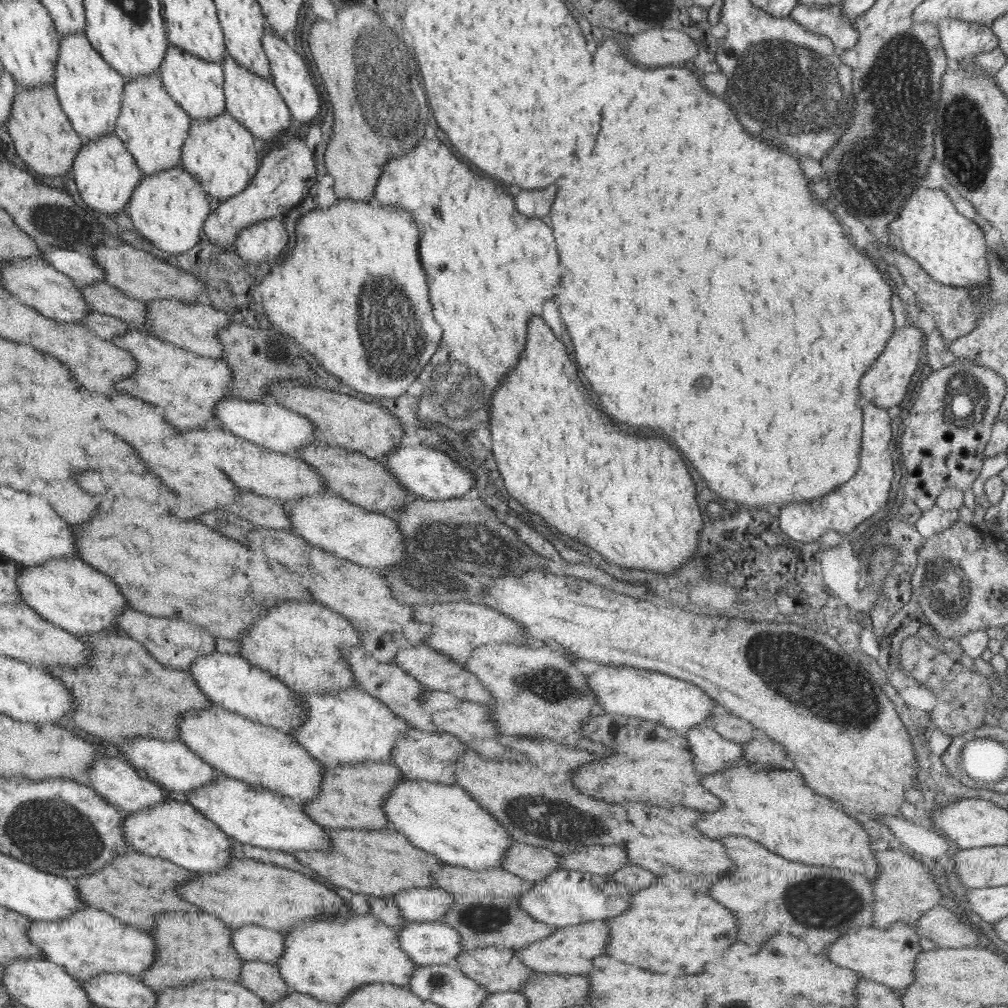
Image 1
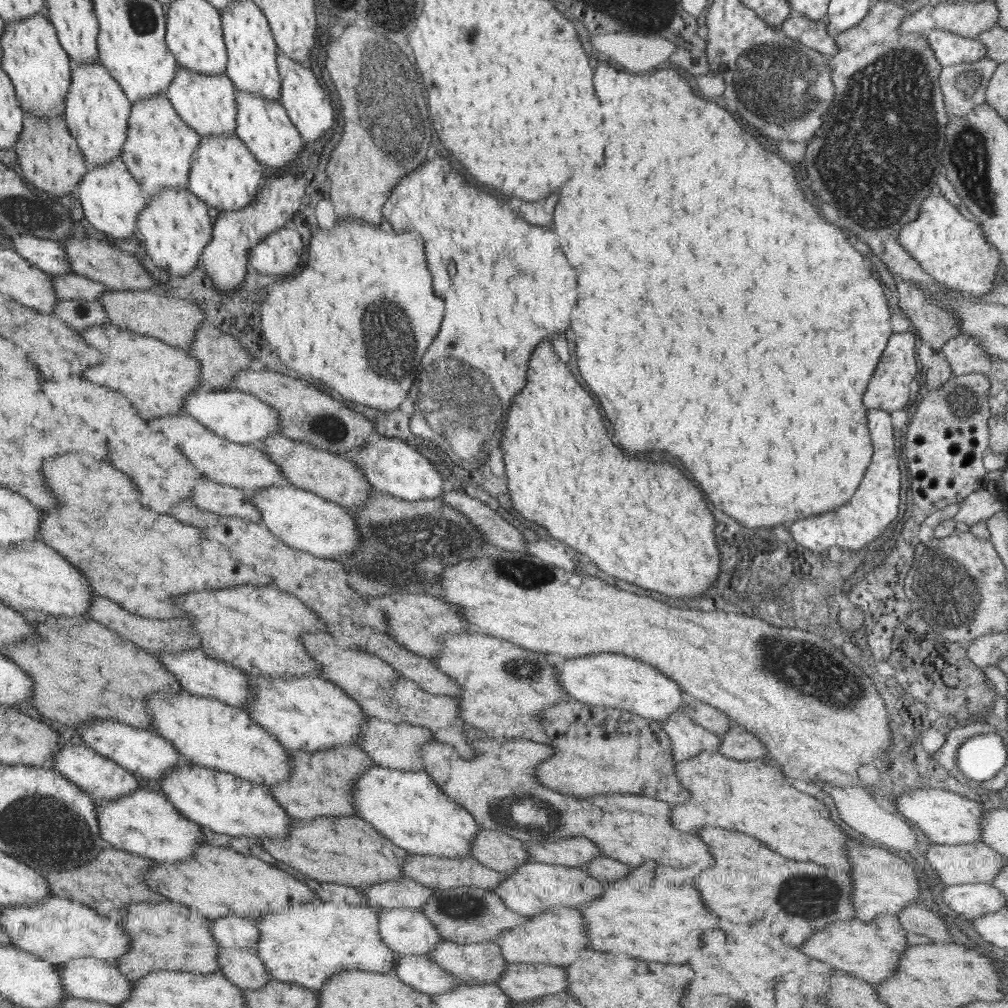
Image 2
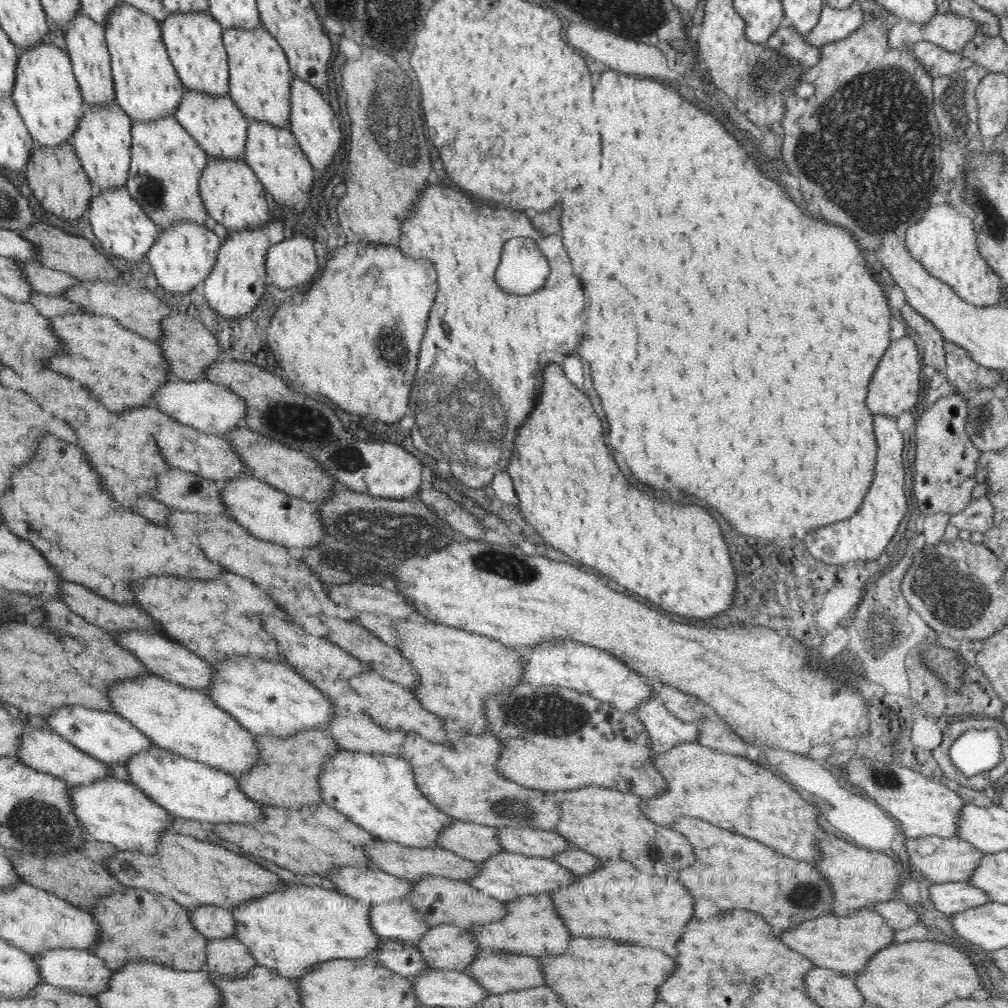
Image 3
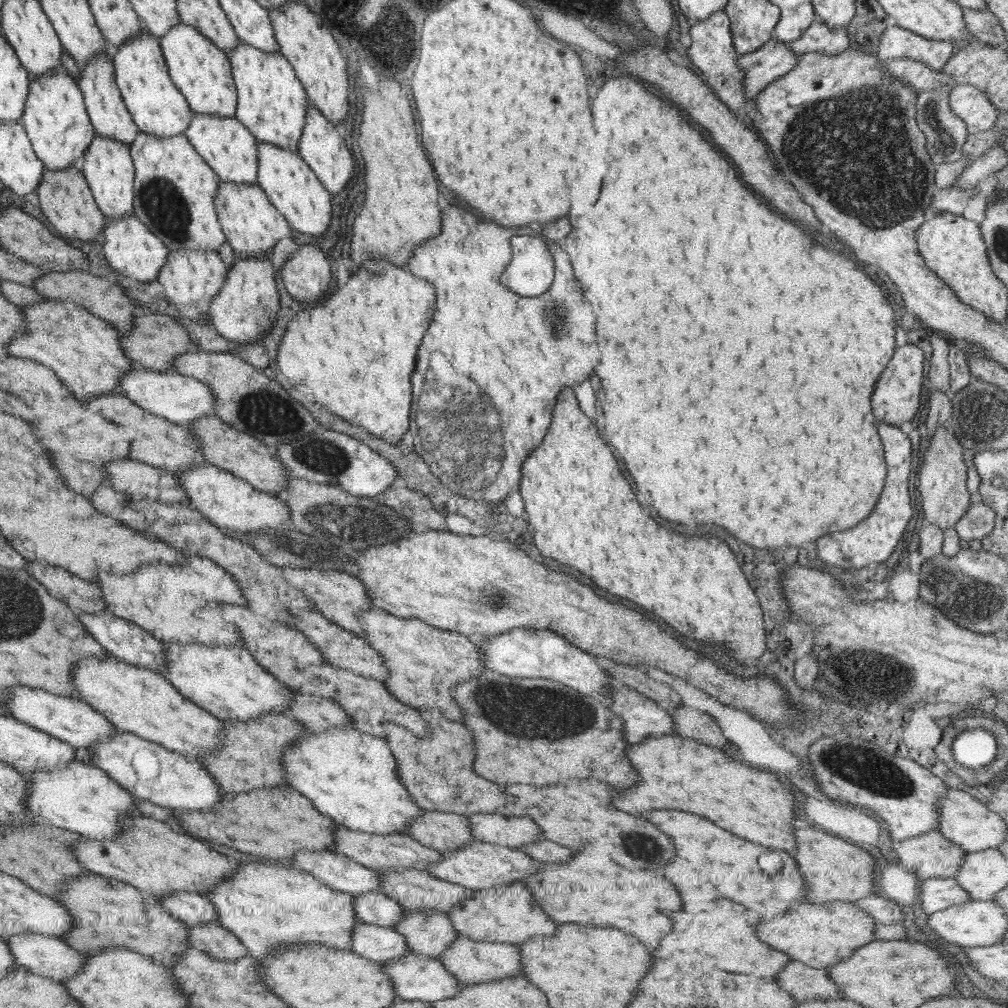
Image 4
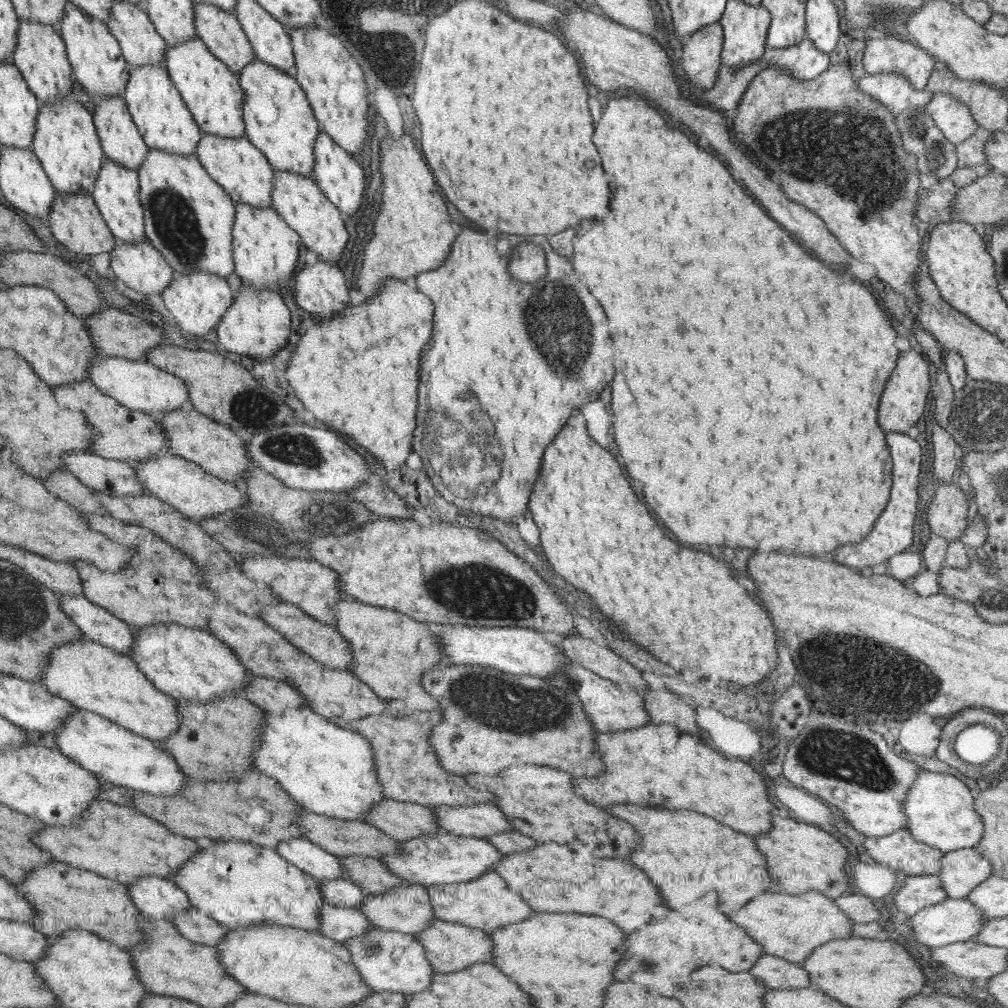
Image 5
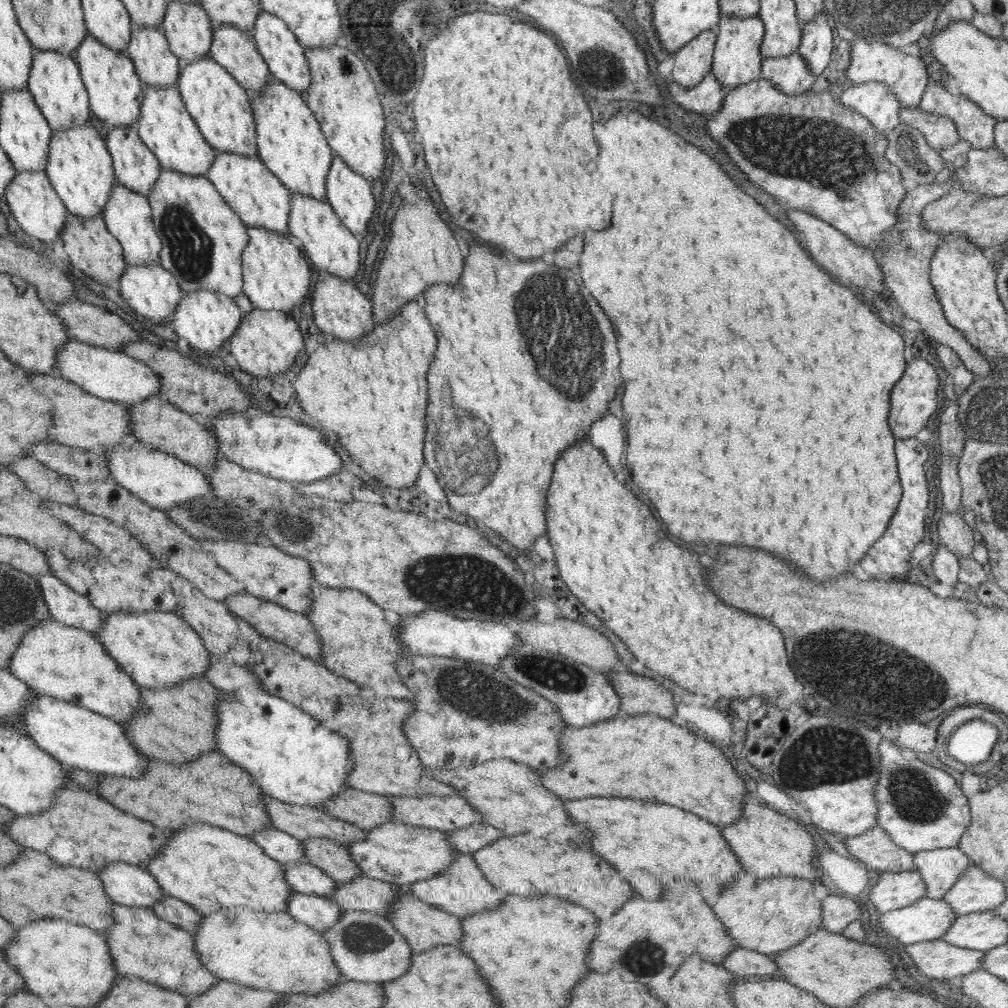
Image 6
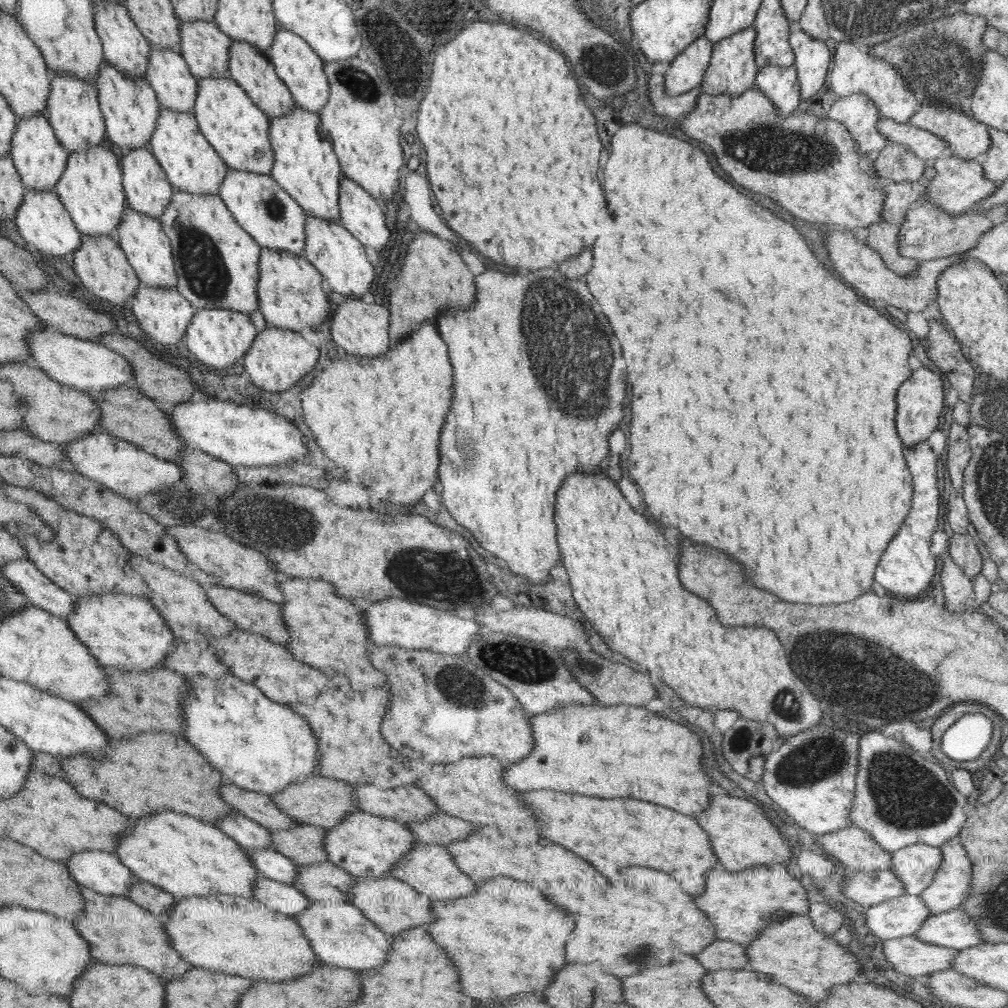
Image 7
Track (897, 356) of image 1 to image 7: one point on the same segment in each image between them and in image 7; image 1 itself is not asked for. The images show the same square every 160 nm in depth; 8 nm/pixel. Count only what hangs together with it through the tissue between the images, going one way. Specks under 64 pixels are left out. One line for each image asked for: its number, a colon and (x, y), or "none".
2: (894, 381)
3: (894, 387)
4: (896, 399)
5: (903, 403)
6: (914, 399)
7: (920, 399)

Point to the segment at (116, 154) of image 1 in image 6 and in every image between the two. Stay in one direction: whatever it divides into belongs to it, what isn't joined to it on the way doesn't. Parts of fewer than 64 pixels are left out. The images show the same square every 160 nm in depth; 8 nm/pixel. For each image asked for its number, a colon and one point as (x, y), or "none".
2: (112, 199)
3: (118, 220)
4: (133, 250)
5: (141, 266)
6: (150, 290)

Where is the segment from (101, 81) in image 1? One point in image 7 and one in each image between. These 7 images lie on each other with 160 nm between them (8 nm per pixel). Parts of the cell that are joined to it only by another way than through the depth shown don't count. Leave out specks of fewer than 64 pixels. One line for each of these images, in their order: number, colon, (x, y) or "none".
2: (97, 110)
3: (103, 142)
4: (108, 165)
5: (117, 190)
6: (129, 216)
7: (149, 249)

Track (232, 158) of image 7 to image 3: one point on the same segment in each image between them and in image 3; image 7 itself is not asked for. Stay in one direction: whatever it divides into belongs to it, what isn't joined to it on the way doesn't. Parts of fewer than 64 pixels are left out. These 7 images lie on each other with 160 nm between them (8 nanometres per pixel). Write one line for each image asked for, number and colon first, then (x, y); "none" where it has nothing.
3: (194, 40)
4: (203, 72)
5: (213, 93)
6: (222, 109)

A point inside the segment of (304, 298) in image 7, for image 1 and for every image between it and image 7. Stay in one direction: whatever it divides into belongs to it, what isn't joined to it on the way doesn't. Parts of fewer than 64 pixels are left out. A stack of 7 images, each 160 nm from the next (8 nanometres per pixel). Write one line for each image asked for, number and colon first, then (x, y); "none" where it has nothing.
1: (219, 152)
2: (225, 174)
3: (232, 194)
4: (253, 226)
5: (265, 247)
6: (276, 277)

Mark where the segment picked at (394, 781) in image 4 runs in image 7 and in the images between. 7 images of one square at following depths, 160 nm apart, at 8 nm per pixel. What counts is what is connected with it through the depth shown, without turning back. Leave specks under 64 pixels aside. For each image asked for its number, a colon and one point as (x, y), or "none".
5: (330, 770)
6: (294, 758)
7: (259, 745)

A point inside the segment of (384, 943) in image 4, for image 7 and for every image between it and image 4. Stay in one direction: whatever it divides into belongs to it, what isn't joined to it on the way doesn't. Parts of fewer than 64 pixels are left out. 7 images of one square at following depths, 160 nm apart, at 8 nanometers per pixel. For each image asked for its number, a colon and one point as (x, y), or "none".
5: (338, 923)
6: (319, 913)
7: (285, 899)

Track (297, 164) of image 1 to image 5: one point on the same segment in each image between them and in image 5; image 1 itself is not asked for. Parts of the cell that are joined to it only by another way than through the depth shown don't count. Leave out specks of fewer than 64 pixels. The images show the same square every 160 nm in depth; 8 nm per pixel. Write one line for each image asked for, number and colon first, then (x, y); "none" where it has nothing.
2: (225, 259)
3: (238, 279)
4: (247, 306)
5: (256, 325)

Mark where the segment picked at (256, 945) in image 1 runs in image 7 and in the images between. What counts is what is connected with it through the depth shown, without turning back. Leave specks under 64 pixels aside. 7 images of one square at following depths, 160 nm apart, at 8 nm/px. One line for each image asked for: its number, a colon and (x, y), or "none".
2: (231, 932)
3: (214, 922)
4: (194, 909)
5: (159, 897)
6: (126, 884)
7: (101, 871)

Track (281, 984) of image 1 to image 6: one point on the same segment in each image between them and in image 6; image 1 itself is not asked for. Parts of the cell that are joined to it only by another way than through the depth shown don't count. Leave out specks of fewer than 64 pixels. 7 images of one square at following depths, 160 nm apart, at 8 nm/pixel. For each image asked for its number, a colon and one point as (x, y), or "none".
2: (241, 966)
3: (228, 956)
4: (221, 944)
5: (196, 926)
6: (181, 914)

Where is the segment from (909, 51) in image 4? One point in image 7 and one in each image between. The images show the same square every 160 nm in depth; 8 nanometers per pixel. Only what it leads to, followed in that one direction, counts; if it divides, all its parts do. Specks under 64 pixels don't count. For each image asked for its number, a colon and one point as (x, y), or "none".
5: (882, 55)
6: (906, 75)
7: (854, 71)

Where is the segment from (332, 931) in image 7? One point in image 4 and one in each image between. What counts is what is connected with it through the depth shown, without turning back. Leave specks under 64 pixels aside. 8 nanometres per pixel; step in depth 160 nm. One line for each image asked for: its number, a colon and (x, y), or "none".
4: (415, 977)
5: (389, 960)
6: (367, 948)

